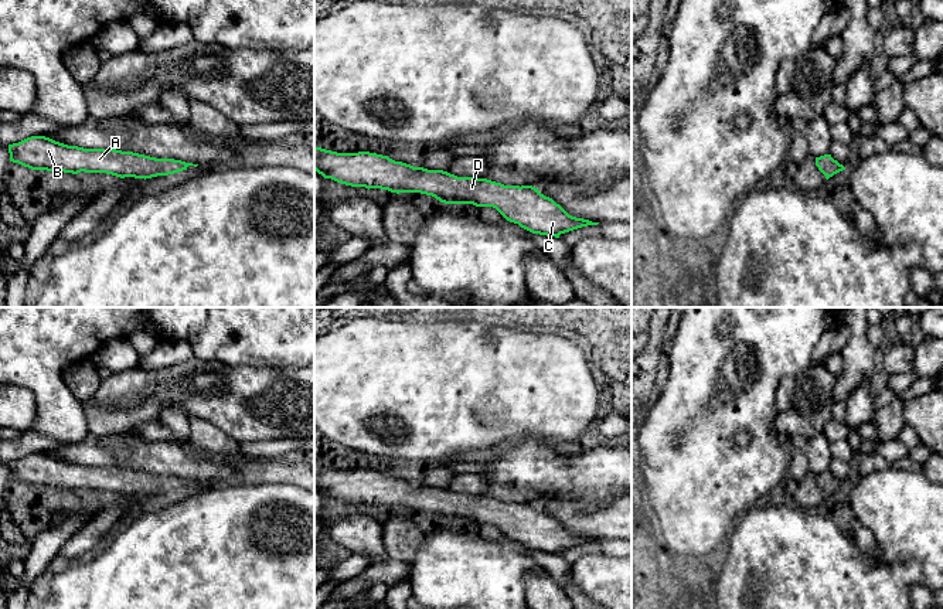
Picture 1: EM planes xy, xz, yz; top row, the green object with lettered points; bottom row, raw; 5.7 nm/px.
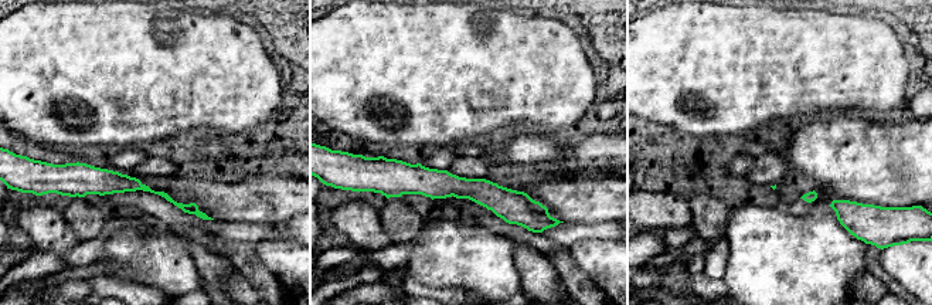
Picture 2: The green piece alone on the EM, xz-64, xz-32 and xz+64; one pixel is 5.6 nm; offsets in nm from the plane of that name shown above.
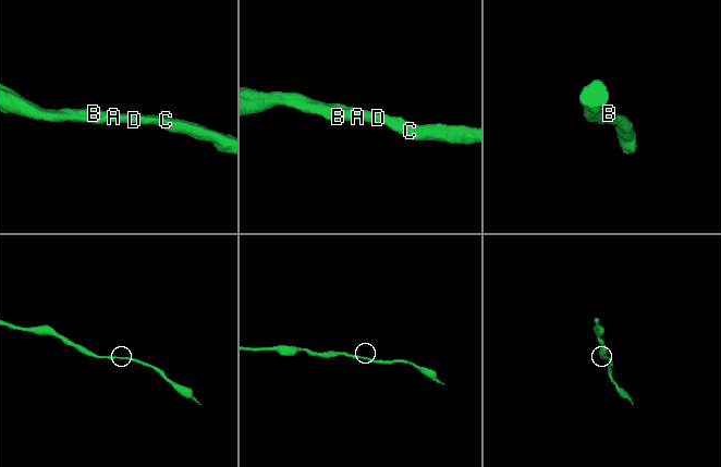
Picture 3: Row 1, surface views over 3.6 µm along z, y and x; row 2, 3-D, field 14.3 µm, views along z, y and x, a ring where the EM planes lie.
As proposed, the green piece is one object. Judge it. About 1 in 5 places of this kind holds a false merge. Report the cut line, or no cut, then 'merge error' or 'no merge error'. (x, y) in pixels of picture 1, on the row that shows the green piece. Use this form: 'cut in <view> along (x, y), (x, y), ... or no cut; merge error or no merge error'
no cut; no merge error

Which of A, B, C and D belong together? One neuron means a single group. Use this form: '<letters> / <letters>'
A B C D

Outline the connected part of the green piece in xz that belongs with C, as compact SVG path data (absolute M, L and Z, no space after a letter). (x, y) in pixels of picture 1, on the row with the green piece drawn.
M314 146L314 170L324 178L351 187L381 188L396 194L421 193L445 204L493 207L507 221L547 237L559 238L561 234L599 224L569 215L532 186L504 186L487 178L457 177L370 152L337 153Z

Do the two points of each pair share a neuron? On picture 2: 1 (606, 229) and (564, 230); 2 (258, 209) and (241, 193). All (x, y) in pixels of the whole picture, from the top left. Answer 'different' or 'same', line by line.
1: same
2: same

